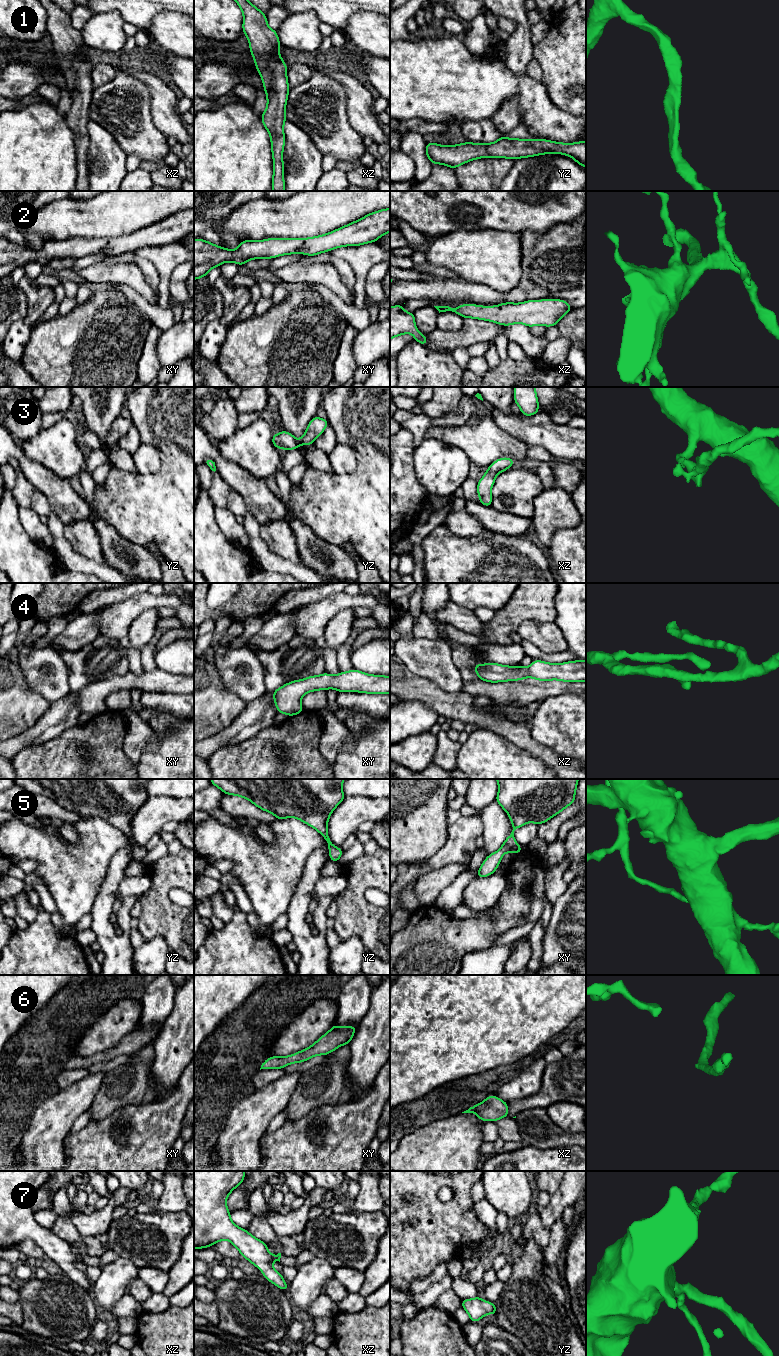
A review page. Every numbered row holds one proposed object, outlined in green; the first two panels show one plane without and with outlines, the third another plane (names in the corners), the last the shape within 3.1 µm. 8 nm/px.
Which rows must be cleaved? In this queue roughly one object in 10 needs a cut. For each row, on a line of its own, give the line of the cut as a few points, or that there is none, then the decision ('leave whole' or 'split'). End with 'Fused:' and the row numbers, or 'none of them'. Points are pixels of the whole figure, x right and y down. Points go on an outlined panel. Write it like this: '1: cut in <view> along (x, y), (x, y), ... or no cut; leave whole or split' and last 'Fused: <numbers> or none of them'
1: no cut; leave whole
2: no cut; leave whole
3: no cut; leave whole
4: no cut; leave whole
5: no cut; leave whole
6: no cut; leave whole
7: no cut; leave whole
Fused: none of them

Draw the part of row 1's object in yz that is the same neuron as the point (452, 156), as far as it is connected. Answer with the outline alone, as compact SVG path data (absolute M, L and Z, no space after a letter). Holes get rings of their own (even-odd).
M501 136L493 143L464 142L443 146L427 143L426 155L432 164L446 165L452 169L469 161L494 157L516 160L541 154L563 154L573 158L580 166L586 167L586 141L561 143L546 139L513 139Z

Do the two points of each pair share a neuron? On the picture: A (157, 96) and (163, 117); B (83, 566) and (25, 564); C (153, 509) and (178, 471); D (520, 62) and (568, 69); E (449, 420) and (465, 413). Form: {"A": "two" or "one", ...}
{"A": "one", "B": "two", "C": "one", "D": "two", "E": "one"}

